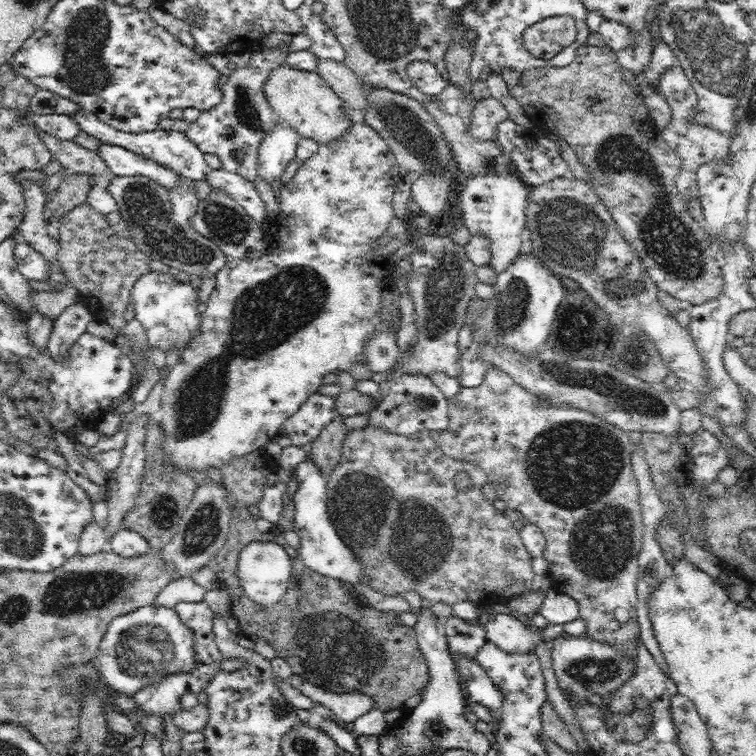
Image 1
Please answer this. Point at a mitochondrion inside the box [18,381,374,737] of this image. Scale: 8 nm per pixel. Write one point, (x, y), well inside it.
(143, 651)

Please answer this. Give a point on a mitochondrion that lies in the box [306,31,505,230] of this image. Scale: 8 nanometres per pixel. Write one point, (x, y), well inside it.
(404, 125)

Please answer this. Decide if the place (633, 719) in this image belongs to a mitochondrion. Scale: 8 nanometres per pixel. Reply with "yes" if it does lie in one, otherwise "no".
yes

